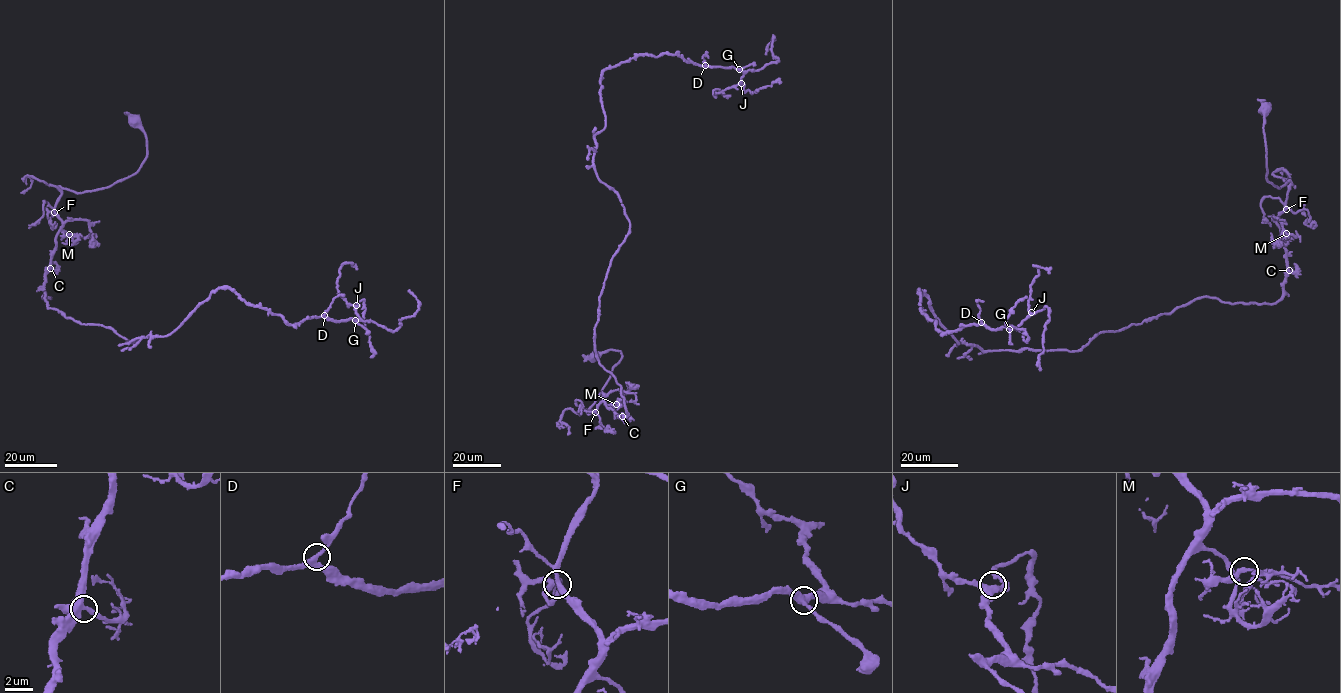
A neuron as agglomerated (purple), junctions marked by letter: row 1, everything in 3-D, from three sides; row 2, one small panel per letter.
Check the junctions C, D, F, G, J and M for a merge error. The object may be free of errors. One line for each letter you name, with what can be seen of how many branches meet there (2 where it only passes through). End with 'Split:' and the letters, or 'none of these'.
Split: none of these

